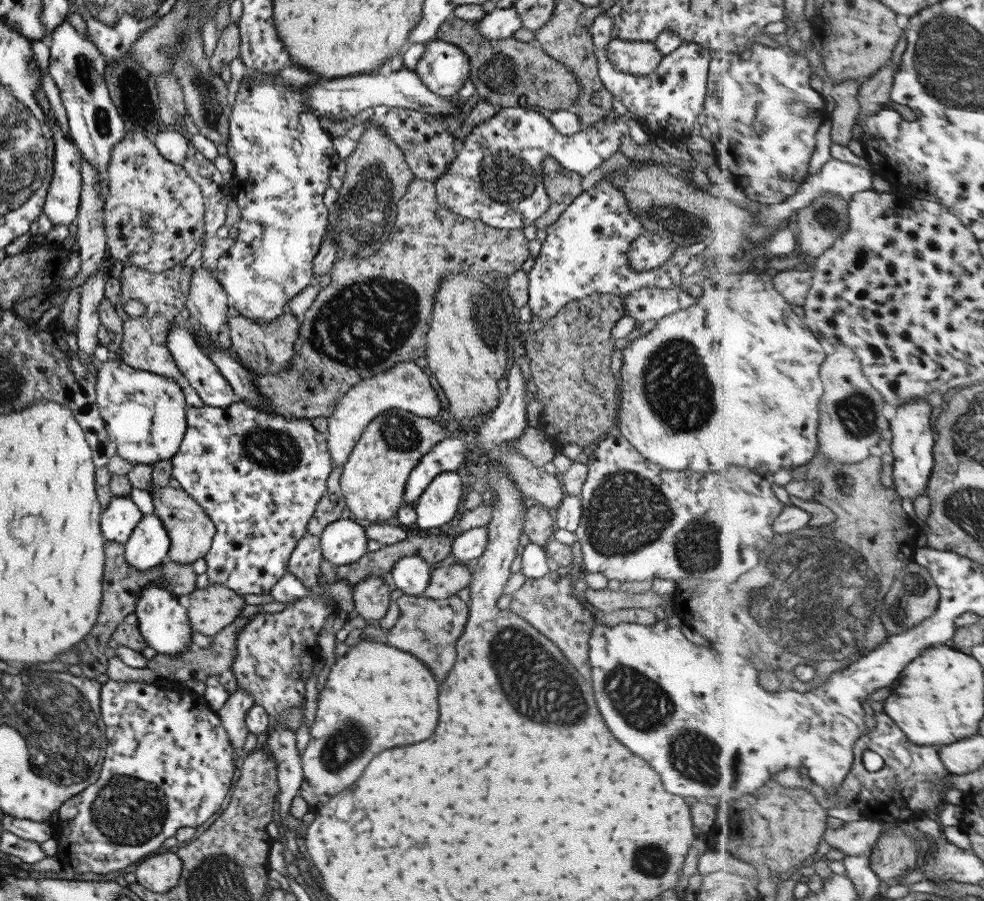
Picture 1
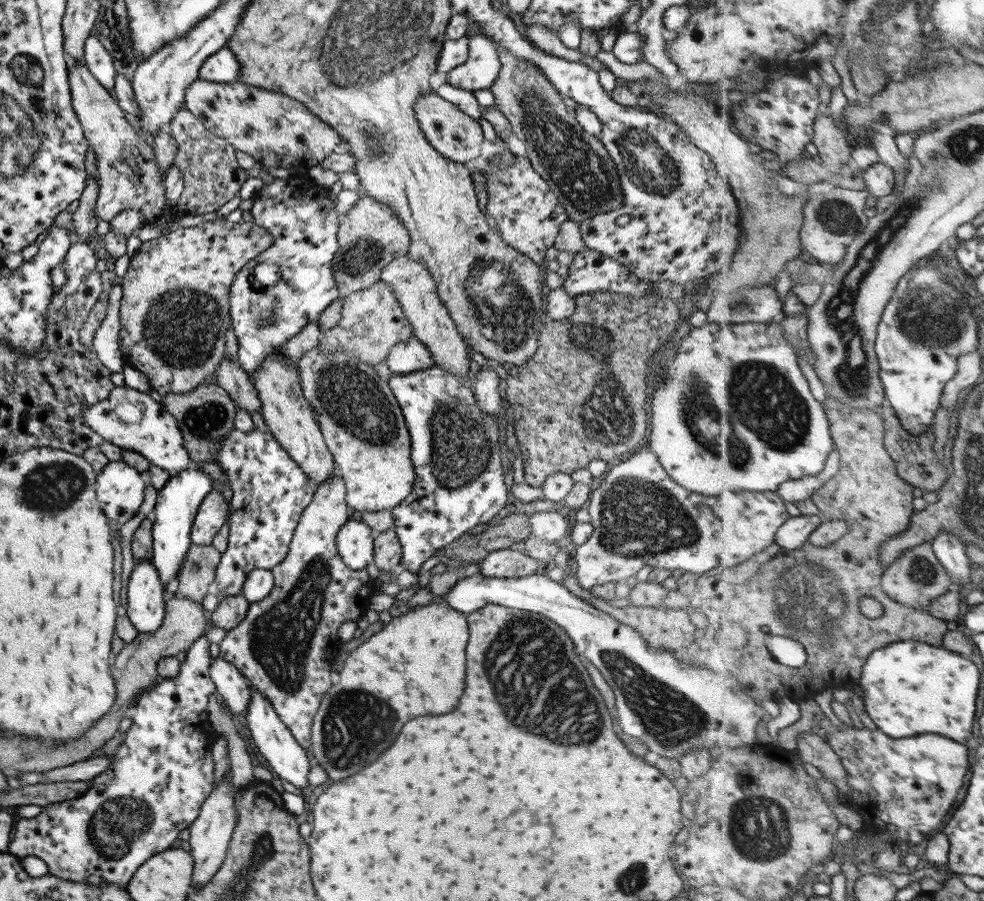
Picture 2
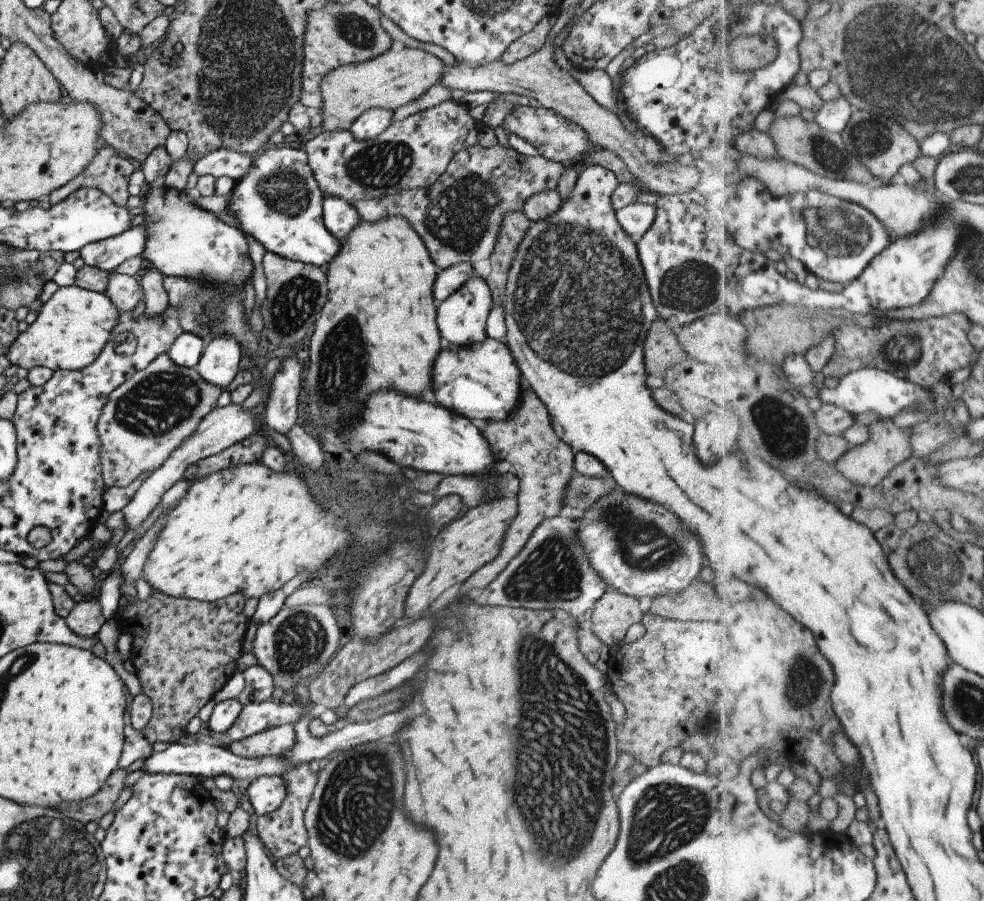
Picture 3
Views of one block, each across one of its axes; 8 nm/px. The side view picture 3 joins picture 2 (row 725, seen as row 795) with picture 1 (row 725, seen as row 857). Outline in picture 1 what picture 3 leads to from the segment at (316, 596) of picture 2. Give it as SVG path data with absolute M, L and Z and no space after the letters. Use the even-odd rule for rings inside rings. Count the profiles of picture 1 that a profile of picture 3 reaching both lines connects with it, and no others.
M306 595L301 600L286 603L284 610L279 613L256 613L236 635L237 653L230 671L234 674L237 688L251 695L254 703L262 706L272 719L272 728L267 732L268 740L264 748L272 752L278 766L277 805L280 807L280 818L276 822L279 825L288 823L292 800L298 797L304 773L296 746L296 733L275 720L305 704L306 683L312 675L314 664L320 659L320 630L326 618L338 610L334 601L322 603Z

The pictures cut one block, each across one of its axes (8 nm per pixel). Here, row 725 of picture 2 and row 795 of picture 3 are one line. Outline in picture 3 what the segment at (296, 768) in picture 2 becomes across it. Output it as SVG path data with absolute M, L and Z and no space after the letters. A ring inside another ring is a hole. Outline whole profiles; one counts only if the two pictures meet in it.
M261 776L249 782L246 788L248 798L258 817L278 810L286 798L286 784L283 777Z

